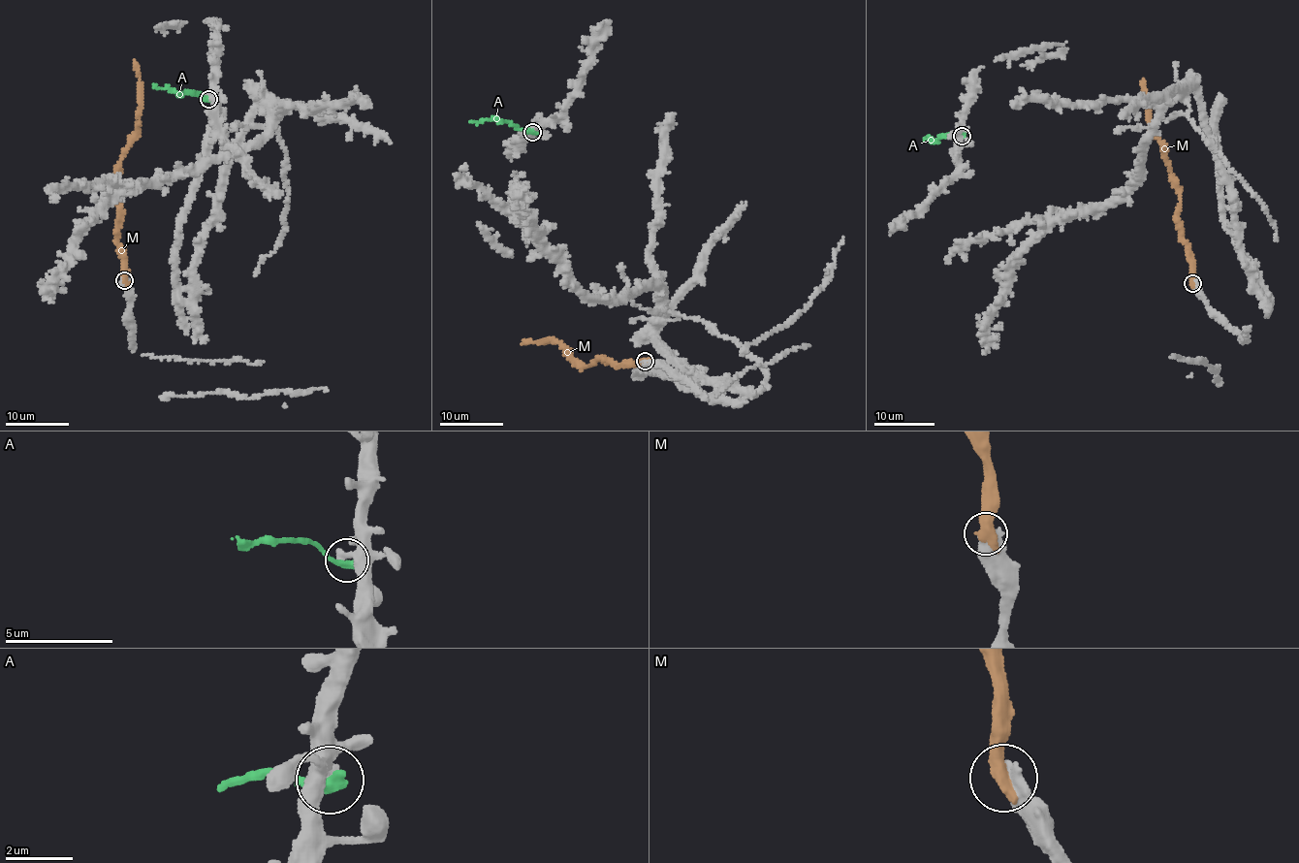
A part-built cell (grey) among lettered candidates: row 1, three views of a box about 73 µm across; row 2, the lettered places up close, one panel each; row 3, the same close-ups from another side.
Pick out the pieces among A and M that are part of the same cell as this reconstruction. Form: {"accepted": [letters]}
{"accepted": ["M"]}

